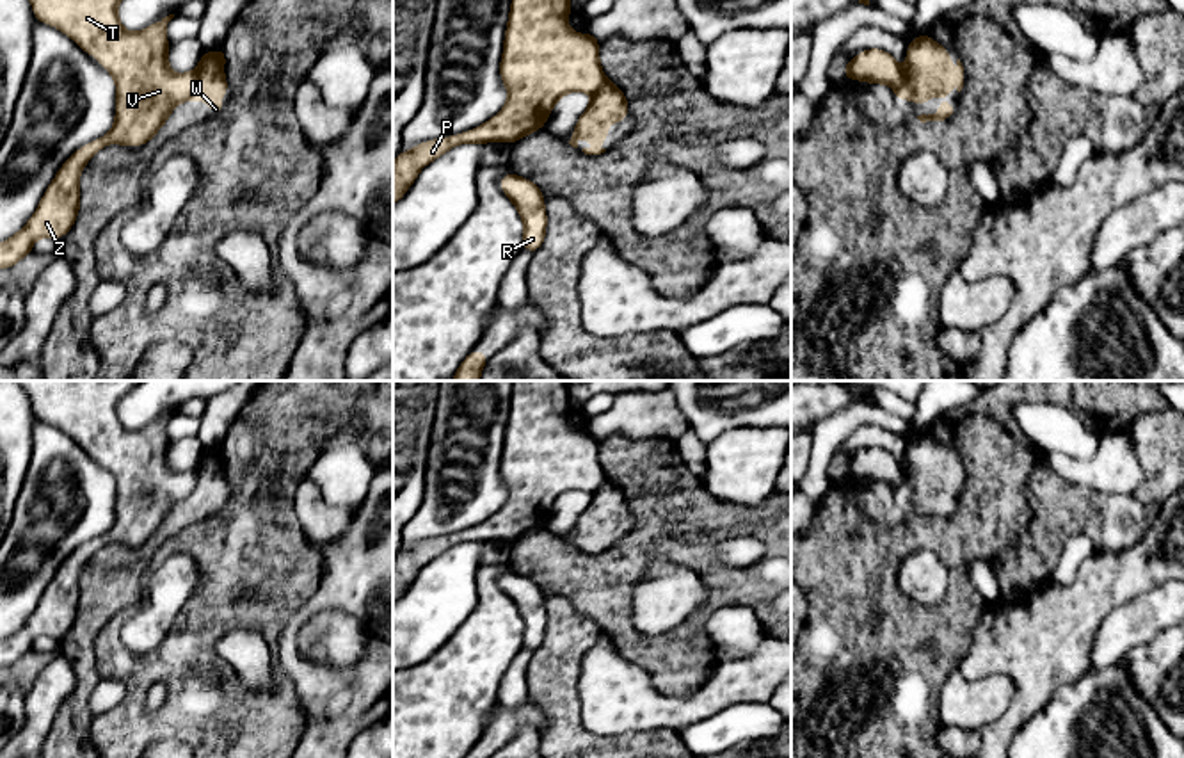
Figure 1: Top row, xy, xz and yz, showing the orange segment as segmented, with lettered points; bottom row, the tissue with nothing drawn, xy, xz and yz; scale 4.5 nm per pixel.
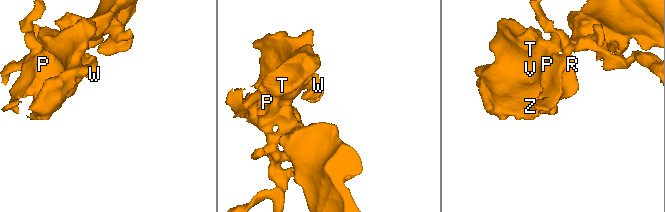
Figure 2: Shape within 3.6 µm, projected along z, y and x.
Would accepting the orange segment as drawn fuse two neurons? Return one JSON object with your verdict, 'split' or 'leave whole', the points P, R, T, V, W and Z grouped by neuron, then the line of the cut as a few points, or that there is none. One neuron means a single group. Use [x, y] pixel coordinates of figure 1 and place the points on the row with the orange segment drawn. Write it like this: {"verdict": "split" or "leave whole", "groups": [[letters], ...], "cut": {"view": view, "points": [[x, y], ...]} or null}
{"verdict": "split", "groups": [["P", "R", "T", "V", "Z"], ["W"]], "cut": {"view": "xy", "points": [[200, 66], [191, 98]]}}

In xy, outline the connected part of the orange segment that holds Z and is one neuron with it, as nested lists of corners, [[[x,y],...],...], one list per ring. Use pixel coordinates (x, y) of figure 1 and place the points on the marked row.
[[[28,0],[37,21],[59,28],[71,37],[85,53],[98,59],[116,84],[116,117],[110,132],[96,141],[78,148],[57,171],[46,187],[36,212],[27,224],[0,242],[0,270],[14,267],[32,253],[39,238],[62,238],[73,228],[80,212],[78,180],[85,164],[105,146],[121,144],[137,148],[149,142],[167,123],[171,112],[183,101],[190,101],[199,66],[187,73],[174,73],[169,68],[167,23],[174,18],[169,14],[140,32],[128,32],[119,21],[121,0]]]

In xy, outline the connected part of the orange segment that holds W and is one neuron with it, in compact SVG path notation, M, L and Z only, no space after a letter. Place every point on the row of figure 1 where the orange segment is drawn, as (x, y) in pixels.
M203 52L199 59L197 82L192 100L199 100L210 107L210 116L224 110L228 94L228 80L224 75L226 55L212 55Z

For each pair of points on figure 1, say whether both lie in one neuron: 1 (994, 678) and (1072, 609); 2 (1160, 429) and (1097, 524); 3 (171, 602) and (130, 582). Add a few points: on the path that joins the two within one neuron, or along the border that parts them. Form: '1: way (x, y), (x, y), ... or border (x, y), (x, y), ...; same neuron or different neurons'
1: way (1014, 664), (1053, 628); same neuron
2: way (1160, 458), (1160, 481), (1126, 515); same neuron
3: border (150, 568), (144, 579), (144, 596), (134, 607); different neurons

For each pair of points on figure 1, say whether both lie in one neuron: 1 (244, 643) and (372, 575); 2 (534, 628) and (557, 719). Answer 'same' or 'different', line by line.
1: different
2: different

